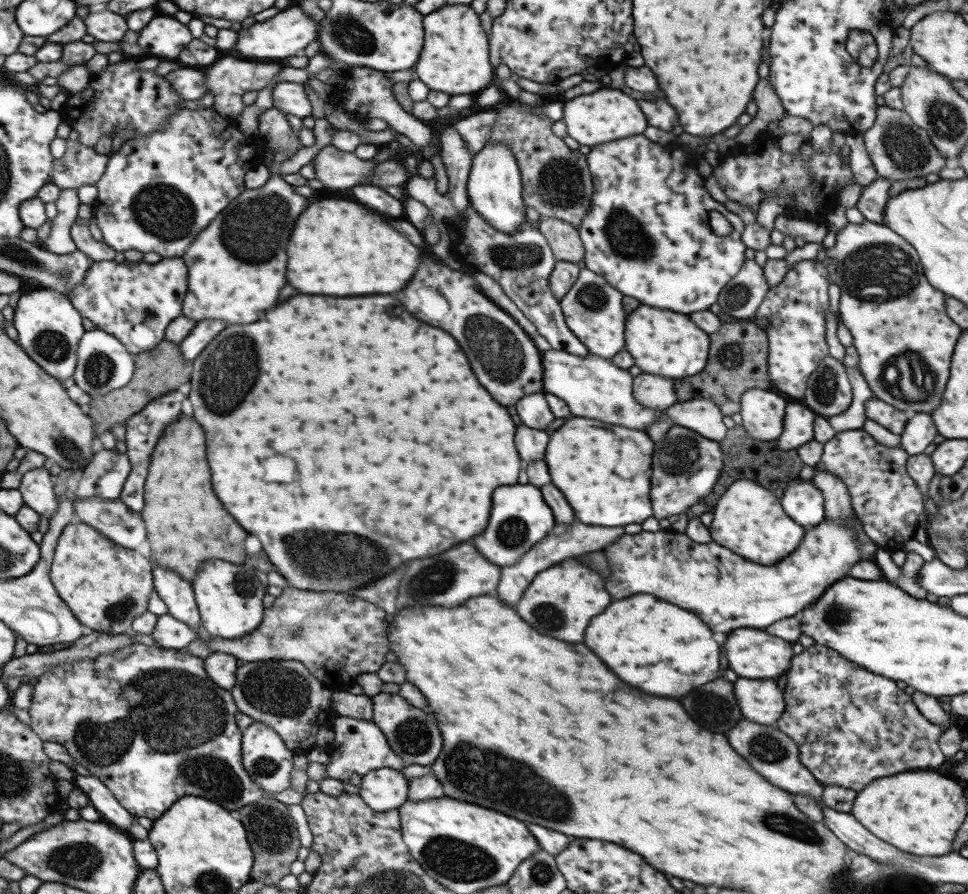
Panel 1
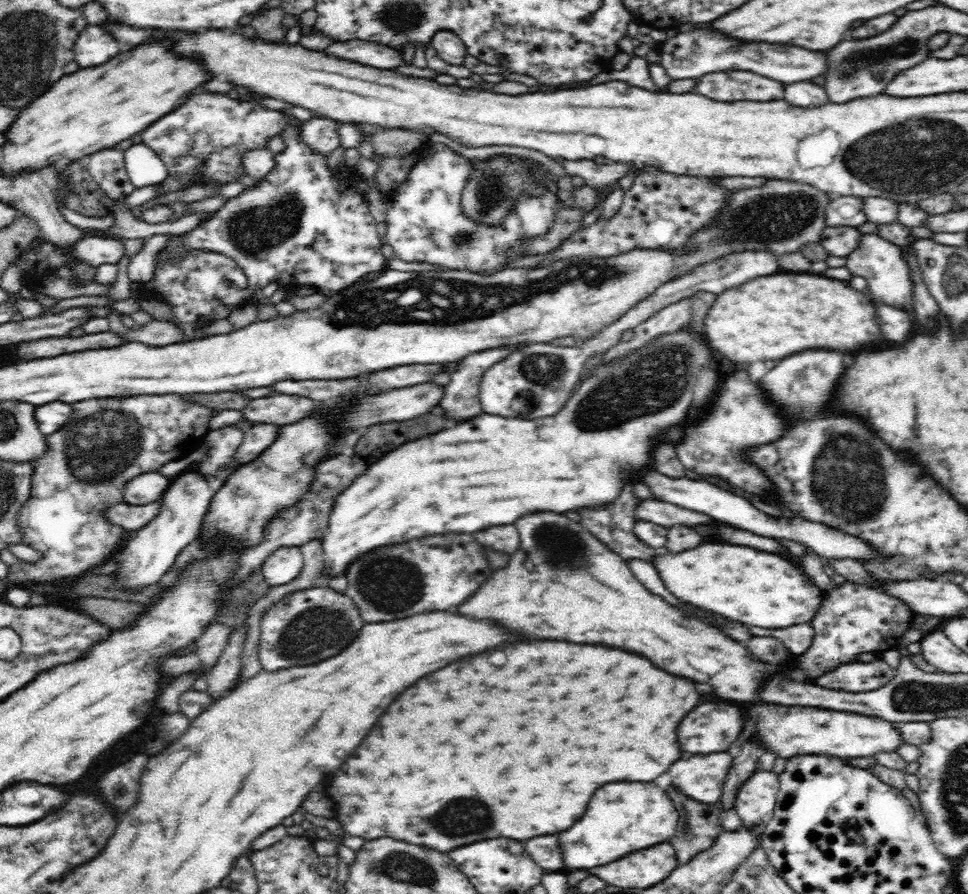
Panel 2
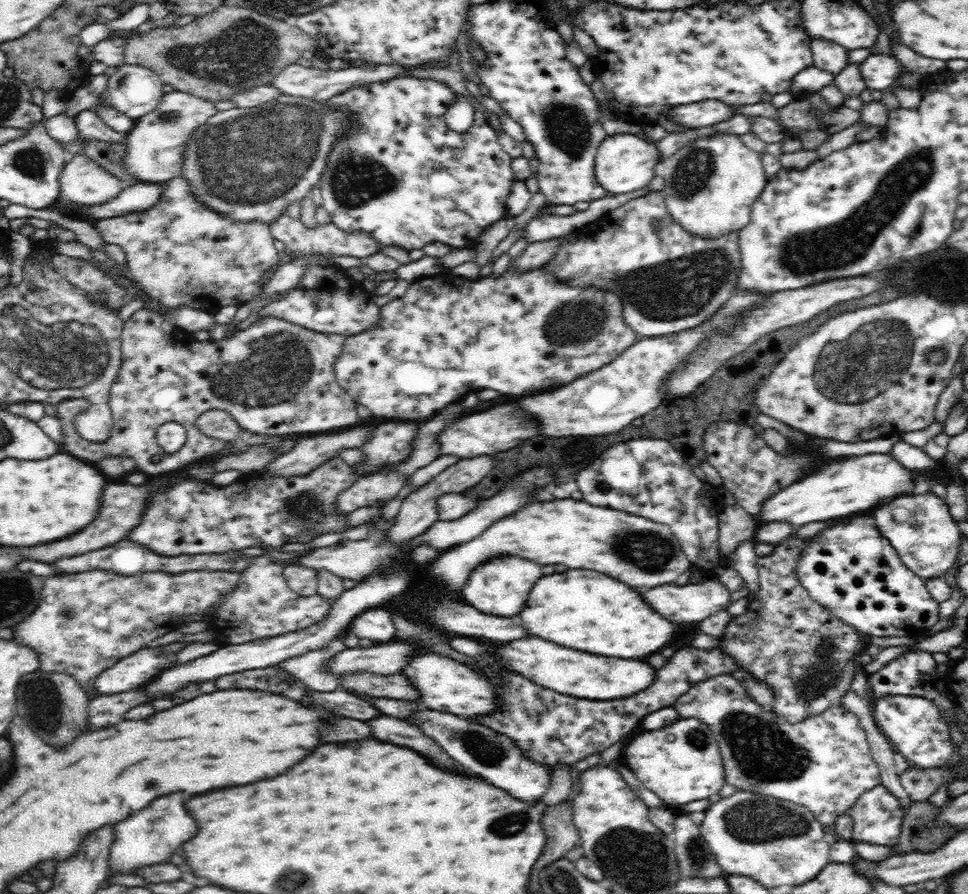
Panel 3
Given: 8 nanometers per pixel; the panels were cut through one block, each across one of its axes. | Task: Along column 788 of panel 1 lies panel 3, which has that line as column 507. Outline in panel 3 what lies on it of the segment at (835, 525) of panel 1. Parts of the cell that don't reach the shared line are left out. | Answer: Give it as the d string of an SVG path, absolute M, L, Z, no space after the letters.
M500 556L500 558L484 562L470 574L468 584L464 584L462 596L466 596L470 604L480 608L480 612L494 614L494 616L516 616L524 608L530 588L542 576L544 574L540 564L526 562L518 556Z

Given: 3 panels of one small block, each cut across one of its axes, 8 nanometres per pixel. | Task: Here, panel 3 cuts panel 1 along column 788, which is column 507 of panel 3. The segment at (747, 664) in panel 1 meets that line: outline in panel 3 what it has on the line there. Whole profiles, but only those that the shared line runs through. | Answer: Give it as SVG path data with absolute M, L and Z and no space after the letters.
M524 638L524 640L506 642L506 644L502 644L502 650L498 654L508 664L508 668L520 672L522 676L528 676L532 682L552 688L560 694L588 698L588 700L628 698L632 694L646 690L656 678L654 668L646 662L592 656L586 652L560 648L558 644L552 644L552 642L540 640L540 638Z

